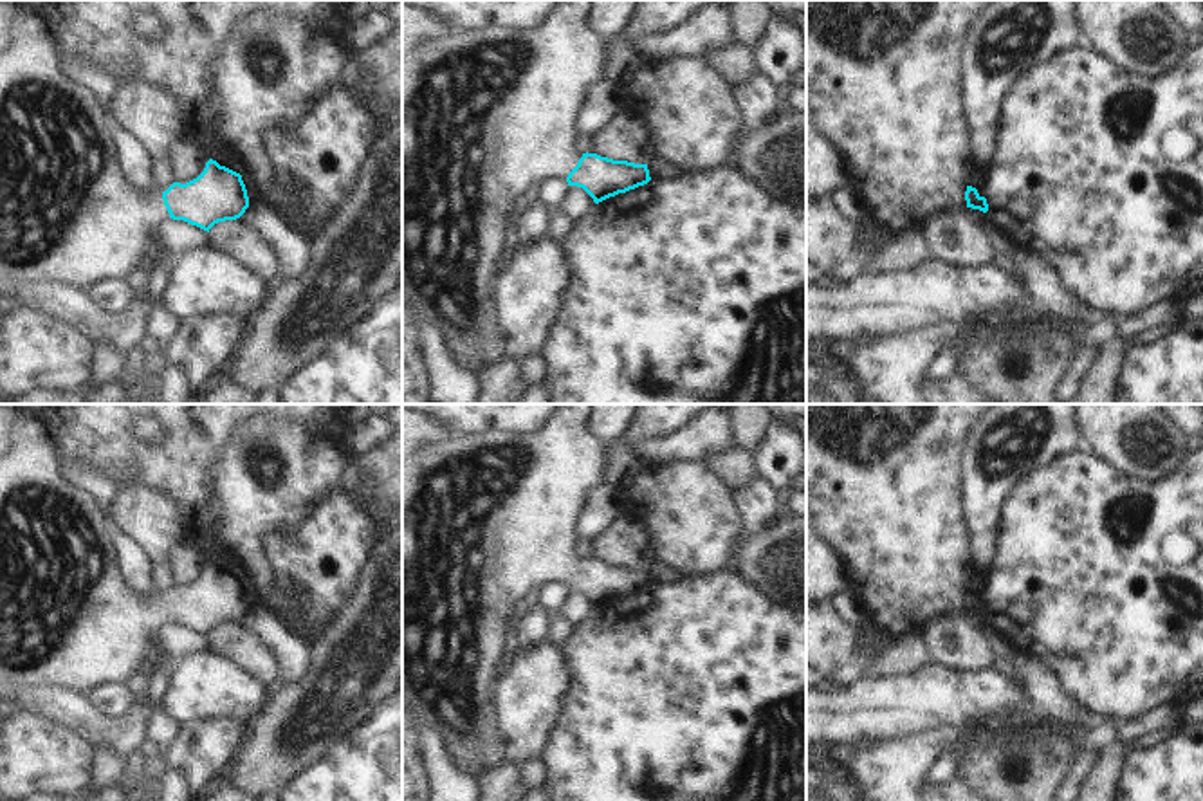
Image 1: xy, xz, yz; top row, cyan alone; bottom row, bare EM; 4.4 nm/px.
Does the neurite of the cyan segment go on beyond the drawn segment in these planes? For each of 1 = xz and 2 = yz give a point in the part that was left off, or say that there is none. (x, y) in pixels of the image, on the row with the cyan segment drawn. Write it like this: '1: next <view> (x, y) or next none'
1: next xz (487, 114)
2: next none

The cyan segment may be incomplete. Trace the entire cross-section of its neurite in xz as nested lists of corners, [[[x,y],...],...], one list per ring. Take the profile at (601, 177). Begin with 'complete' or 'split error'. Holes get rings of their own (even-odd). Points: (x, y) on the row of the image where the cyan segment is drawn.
split error; [[[561,0],[539,27],[453,31],[415,49],[402,47],[402,155],[406,189],[402,227],[402,290],[433,341],[453,350],[458,366],[482,375],[500,359],[505,337],[494,292],[505,236],[519,198],[546,179],[583,188],[595,204],[651,180],[647,164],[613,161],[586,152],[579,121],[593,87],[608,79],[611,38],[592,25],[595,0]]]

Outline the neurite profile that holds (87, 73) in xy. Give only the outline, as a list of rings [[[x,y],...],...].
[[[61,56],[60,65],[70,79],[94,90],[99,101],[110,112],[112,96],[115,92],[115,78],[110,72],[97,67],[94,61],[74,56]]]

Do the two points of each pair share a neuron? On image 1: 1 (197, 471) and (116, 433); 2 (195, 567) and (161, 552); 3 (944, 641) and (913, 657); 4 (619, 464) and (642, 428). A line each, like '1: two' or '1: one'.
1: one
2: two
3: two
4: one

